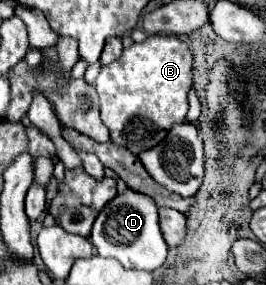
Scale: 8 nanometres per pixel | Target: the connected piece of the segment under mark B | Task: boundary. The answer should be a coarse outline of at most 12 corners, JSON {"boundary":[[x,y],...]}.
{"boundary":[[149,35],[95,87],[111,141],[139,155],[183,123],[193,53]]}

